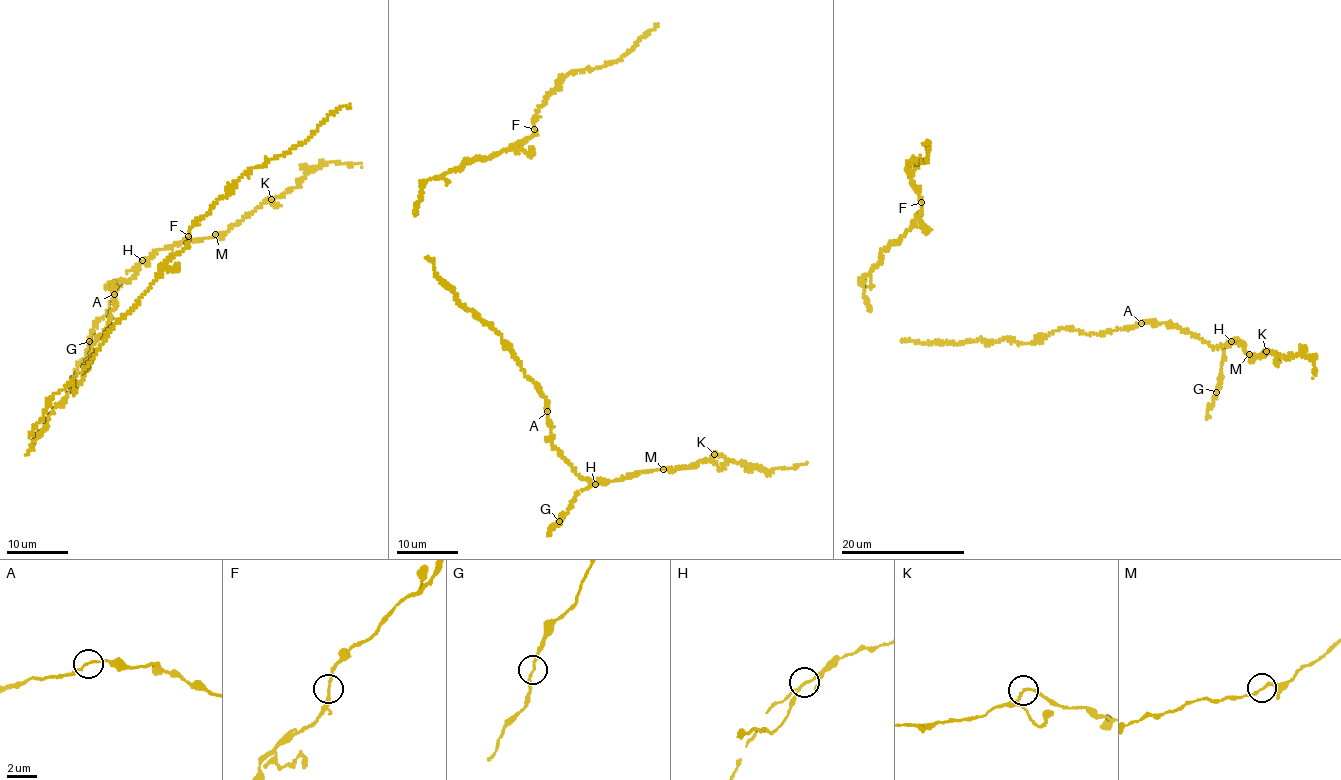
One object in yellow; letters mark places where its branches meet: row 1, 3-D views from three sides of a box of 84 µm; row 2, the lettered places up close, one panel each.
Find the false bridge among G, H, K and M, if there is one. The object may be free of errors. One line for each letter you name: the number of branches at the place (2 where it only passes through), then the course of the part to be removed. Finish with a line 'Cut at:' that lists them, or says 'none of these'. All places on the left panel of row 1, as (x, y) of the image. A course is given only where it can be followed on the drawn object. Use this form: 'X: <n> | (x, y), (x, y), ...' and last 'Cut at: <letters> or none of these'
H: 3
Cut at: H

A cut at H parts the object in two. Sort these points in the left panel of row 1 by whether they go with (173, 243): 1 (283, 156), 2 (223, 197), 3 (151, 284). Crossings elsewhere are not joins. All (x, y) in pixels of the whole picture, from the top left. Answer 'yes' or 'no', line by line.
1: no
2: no
3: no

